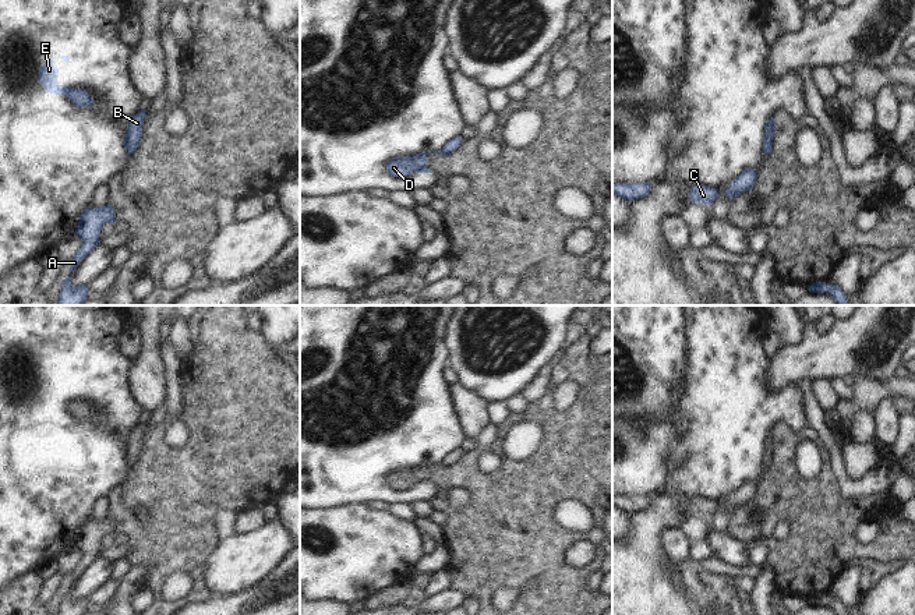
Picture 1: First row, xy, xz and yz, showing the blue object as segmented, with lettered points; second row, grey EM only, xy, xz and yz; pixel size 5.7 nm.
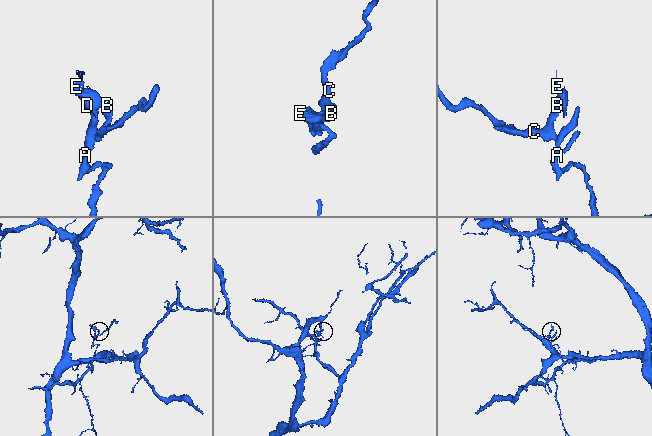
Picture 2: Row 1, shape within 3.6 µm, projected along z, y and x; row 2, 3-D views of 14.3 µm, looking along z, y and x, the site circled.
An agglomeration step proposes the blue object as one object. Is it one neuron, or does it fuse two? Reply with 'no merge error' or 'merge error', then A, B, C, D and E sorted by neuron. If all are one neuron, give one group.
merge error; A B C / D E

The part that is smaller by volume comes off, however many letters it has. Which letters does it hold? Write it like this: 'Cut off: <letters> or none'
Cut off: D, E

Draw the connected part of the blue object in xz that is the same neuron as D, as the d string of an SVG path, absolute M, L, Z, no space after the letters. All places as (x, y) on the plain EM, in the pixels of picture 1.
M441 463L417 464L410 469L400 469L386 476L386 484L395 489L406 489L414 485L431 485L427 480L427 467L441 466Z

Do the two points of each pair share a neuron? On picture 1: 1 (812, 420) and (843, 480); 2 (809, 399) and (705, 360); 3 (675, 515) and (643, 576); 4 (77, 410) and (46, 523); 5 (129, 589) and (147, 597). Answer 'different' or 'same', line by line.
1: same
2: different
3: same
4: same
5: different

